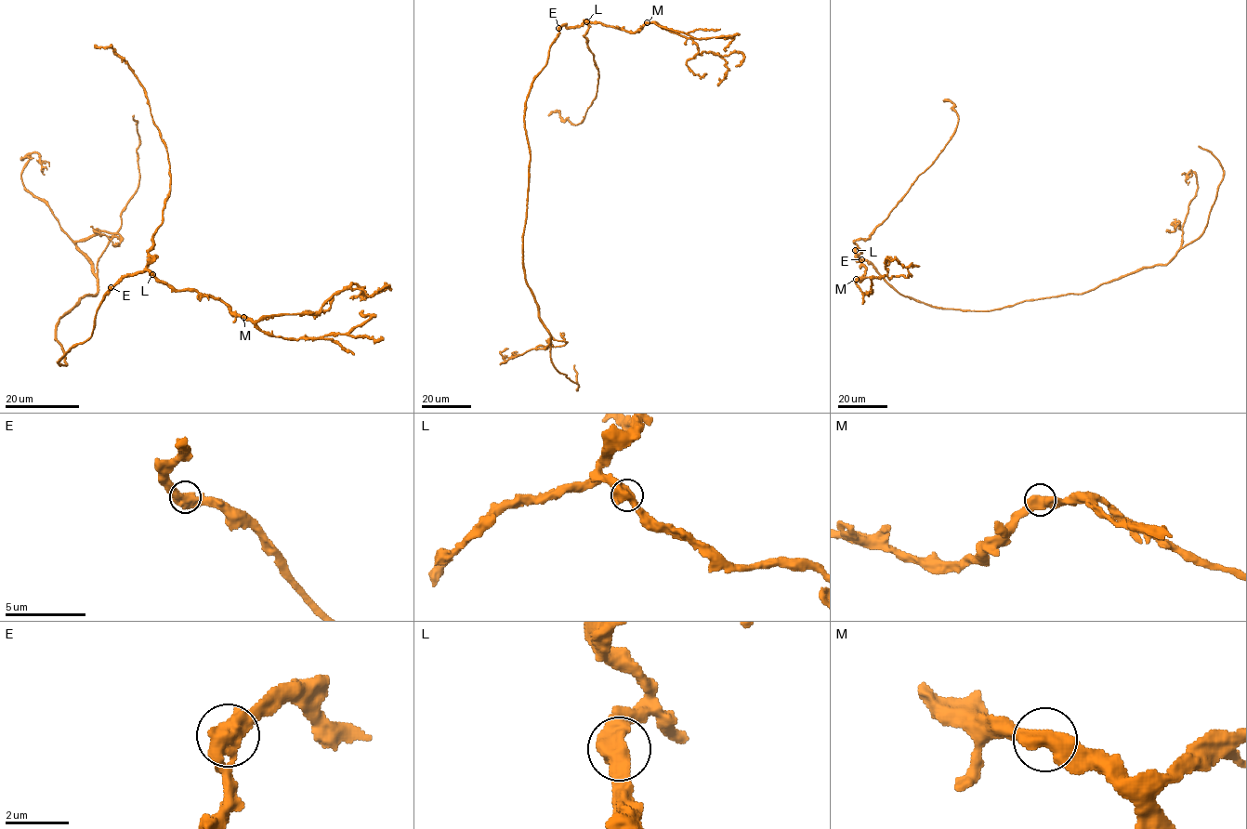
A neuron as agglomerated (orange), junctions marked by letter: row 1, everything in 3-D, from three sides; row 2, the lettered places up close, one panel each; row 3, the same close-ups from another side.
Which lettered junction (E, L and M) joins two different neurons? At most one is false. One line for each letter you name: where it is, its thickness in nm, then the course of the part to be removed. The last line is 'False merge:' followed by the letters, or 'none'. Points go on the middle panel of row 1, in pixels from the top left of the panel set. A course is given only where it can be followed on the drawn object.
False merge: none

